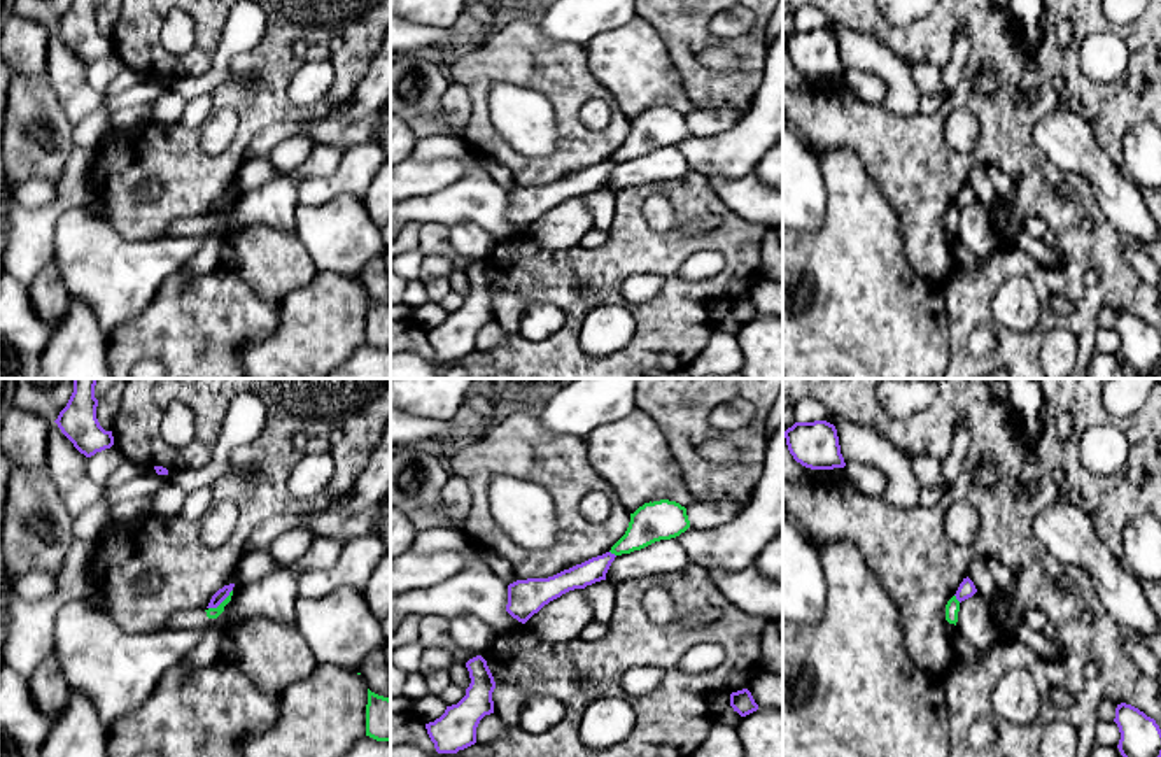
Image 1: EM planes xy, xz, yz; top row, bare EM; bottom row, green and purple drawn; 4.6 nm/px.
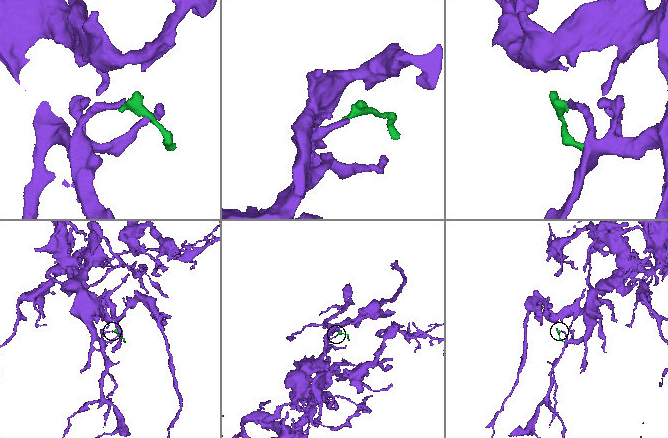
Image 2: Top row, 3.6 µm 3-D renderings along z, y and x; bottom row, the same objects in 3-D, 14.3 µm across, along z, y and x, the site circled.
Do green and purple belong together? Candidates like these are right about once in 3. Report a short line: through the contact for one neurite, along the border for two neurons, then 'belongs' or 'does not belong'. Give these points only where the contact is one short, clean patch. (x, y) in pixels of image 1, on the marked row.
line xy (232, 589), (216, 607), (209, 608); does not belong

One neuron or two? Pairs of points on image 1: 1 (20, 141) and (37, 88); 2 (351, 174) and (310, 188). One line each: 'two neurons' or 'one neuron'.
1: one neuron
2: one neuron

